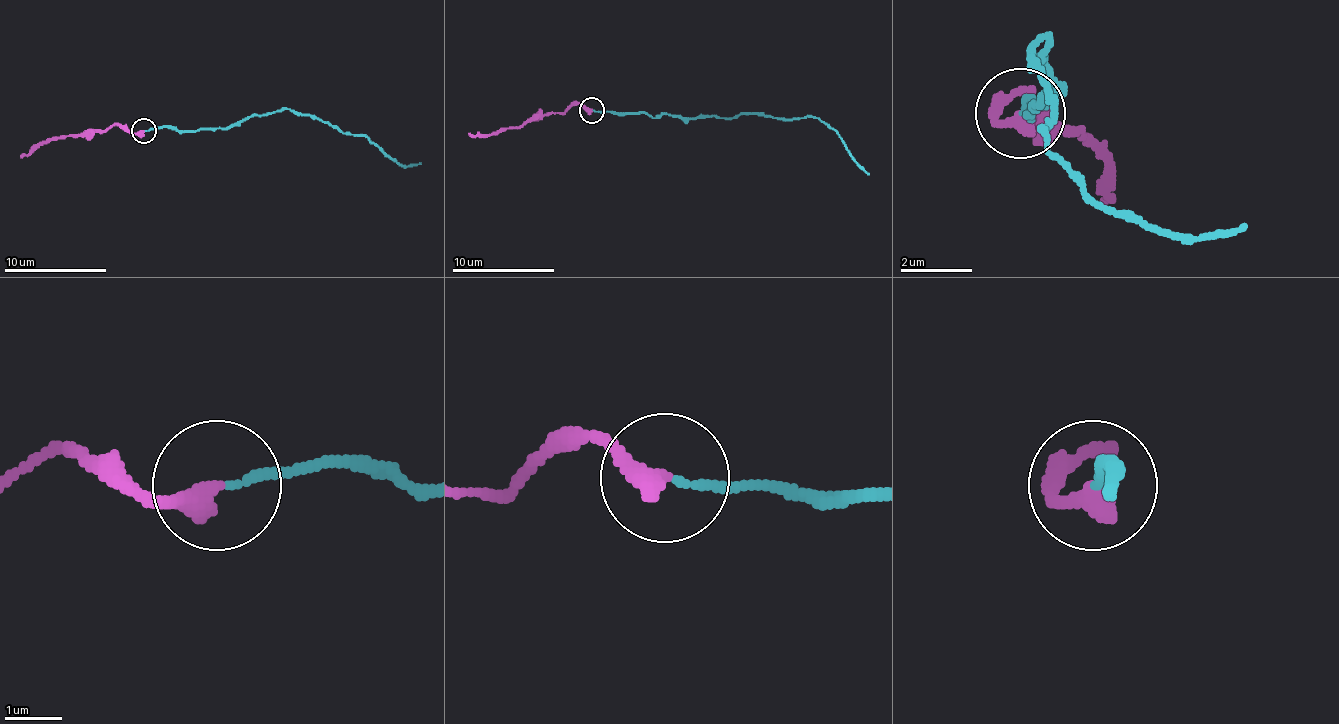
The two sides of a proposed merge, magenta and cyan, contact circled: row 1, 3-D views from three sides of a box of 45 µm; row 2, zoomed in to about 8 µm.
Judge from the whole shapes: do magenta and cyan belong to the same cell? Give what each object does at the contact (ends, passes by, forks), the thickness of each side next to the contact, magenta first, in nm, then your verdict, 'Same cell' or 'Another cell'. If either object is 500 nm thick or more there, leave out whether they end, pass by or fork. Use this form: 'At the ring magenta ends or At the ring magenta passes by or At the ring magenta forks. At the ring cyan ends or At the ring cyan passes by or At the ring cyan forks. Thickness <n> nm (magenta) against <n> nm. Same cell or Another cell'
At the ring magenta ends. At the ring cyan ends. Thickness 400 nm (magenta) against 130 nm. Same cell

